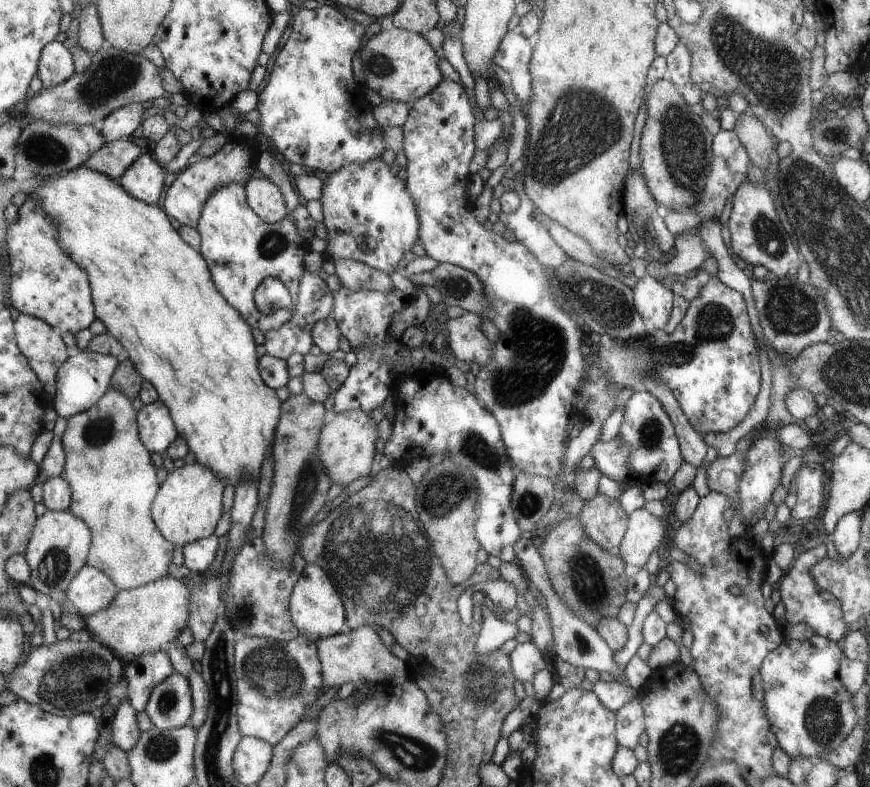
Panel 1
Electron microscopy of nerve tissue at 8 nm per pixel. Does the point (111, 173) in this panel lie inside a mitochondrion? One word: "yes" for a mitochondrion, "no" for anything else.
no

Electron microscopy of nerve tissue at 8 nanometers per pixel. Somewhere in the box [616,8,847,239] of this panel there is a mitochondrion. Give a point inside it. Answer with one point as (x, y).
(770, 69)

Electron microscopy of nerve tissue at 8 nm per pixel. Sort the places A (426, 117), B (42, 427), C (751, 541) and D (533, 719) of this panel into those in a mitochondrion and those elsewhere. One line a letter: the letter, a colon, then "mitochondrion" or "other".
A: other
B: other
C: other
D: other

